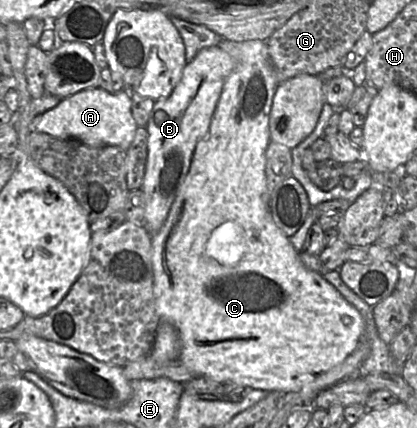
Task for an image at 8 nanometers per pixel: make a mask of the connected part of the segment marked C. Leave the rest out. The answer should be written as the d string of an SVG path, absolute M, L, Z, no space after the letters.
M221 40L218 46L233 58L234 69L225 81L208 134L196 146L189 171L171 207L169 216L162 228L152 236L157 326L160 322L165 321L176 328L181 341L181 352L178 360L196 377L208 377L217 382L234 383L241 387L250 387L266 392L312 392L316 395L346 377L359 377L359 367L370 351L365 322L360 312L320 273L314 273L301 264L299 253L293 249L289 238L275 225L270 207L263 199L265 153L270 143L269 117L273 97L279 84L275 70L268 58L265 41L234 42Z

